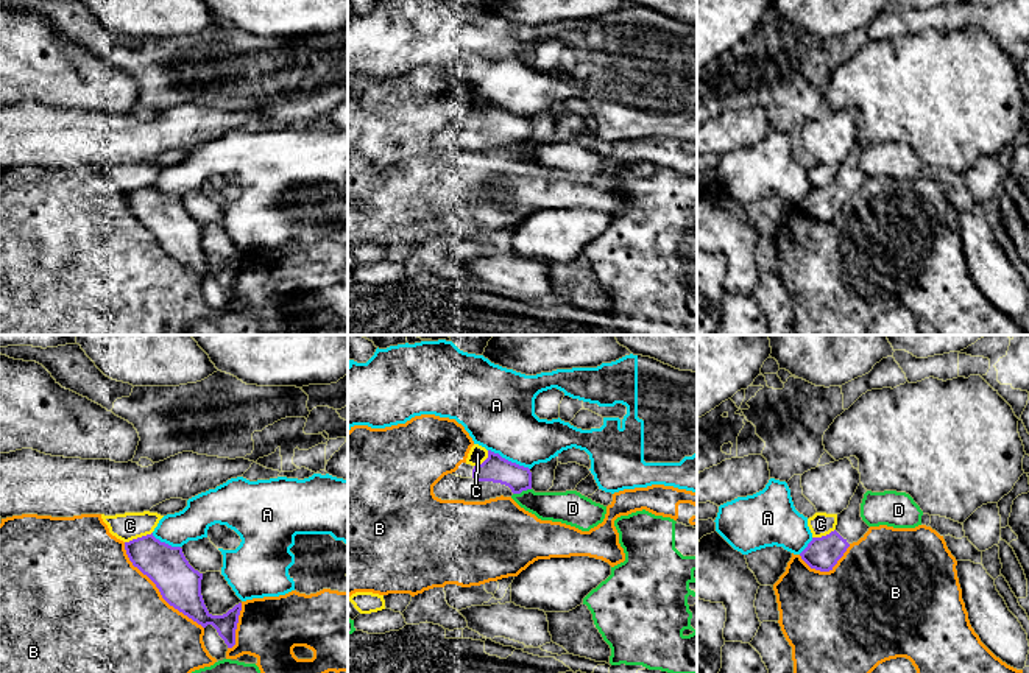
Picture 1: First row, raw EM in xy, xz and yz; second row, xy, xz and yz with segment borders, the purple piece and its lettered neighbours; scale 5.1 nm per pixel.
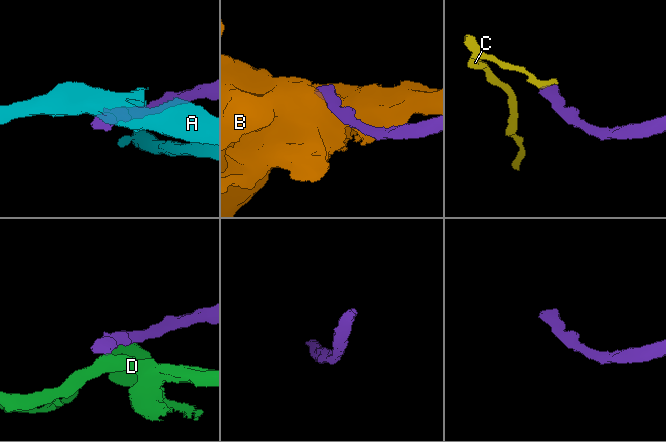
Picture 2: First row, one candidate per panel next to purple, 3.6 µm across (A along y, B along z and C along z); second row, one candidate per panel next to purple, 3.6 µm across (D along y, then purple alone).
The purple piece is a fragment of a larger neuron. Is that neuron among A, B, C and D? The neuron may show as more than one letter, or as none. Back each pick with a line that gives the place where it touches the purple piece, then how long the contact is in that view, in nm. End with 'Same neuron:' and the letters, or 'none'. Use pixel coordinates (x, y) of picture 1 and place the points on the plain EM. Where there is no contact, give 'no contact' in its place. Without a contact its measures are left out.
Same neuron: none

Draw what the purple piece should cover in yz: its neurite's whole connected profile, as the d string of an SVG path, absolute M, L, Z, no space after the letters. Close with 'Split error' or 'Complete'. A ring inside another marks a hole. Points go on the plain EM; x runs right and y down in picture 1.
M859 134L847 160L837 165L836 181L822 189L812 189L800 204L801 210L815 221L829 223L843 207L847 199L858 193L868 182L868 176L861 168L861 154L867 140Z. Split error

